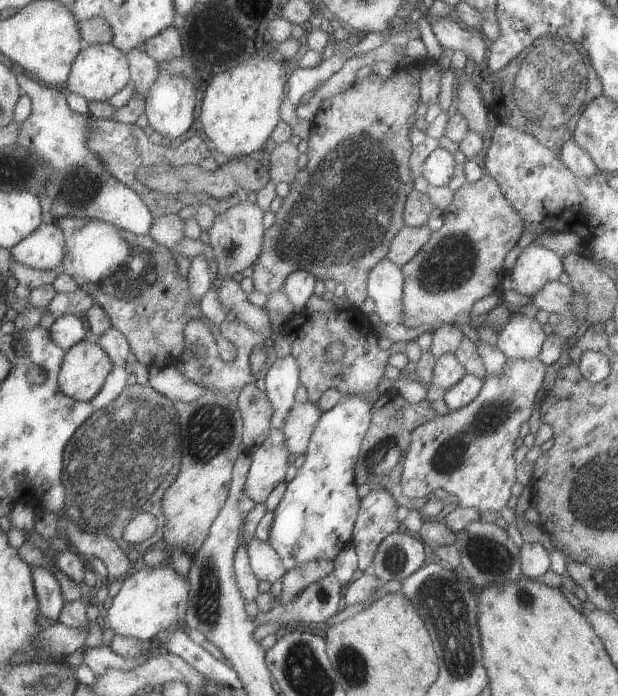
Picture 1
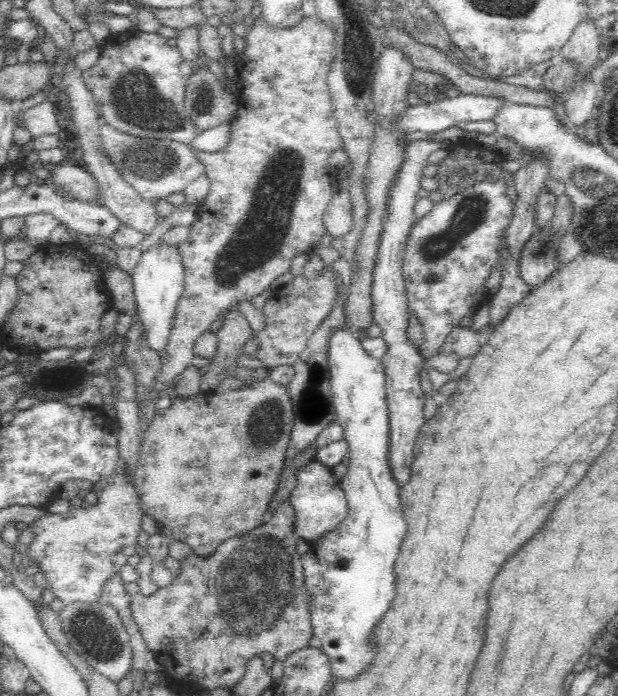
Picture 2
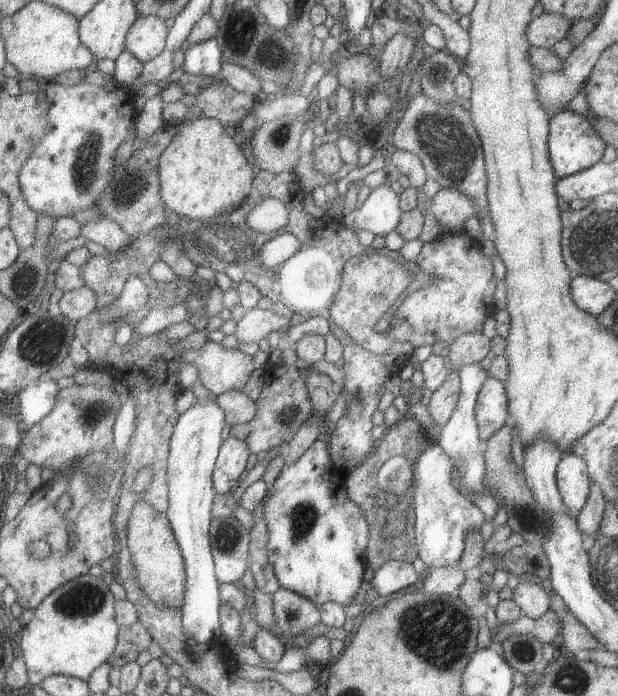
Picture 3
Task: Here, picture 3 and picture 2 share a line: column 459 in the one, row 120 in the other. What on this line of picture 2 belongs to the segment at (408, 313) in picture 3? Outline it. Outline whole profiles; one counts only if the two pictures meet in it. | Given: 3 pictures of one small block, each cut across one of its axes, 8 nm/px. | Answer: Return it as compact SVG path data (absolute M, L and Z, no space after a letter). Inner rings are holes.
M305 15L304 18L293 27L289 29L268 29L266 25L262 24L262 21L256 18L254 24L250 29L246 29L244 34L246 40L245 49L240 52L238 61L236 63L236 78L239 81L240 89L238 90L239 104L246 108L248 112L244 112L244 116L234 122L230 122L230 138L228 144L220 152L202 152L202 150L196 150L191 148L191 144L188 144L190 151L194 153L194 157L202 163L204 168L204 175L209 179L211 183L210 190L206 198L199 203L198 212L196 212L196 222L189 228L189 236L184 242L182 242L182 261L184 261L185 278L184 278L184 290L178 299L176 304L176 310L174 316L170 320L171 334L167 339L167 344L164 350L167 352L165 358L160 358L160 370L154 378L154 384L150 386L150 390L146 394L142 394L142 404L139 404L139 416L140 419L140 442L143 434L149 429L150 423L154 420L157 413L154 407L154 402L158 400L158 394L164 394L166 388L170 387L174 380L180 376L181 372L184 372L186 368L192 365L192 358L194 358L194 346L198 342L198 338L201 338L202 334L210 330L212 322L218 319L226 308L232 306L232 302L241 299L252 299L258 294L262 294L264 290L268 290L270 284L282 276L285 272L290 271L290 265L292 259L296 254L310 254L310 246L314 243L319 243L320 239L325 235L325 227L323 224L324 213L327 210L332 198L334 196L334 190L336 190L336 172L335 167L328 163L328 157L334 150L342 149L343 142L341 137L341 131L338 130L338 121L336 114L334 114L334 106L332 93L329 90L329 70L333 68L333 62L336 61L336 38L337 31L333 26L330 26L328 22L324 22L318 15Z

